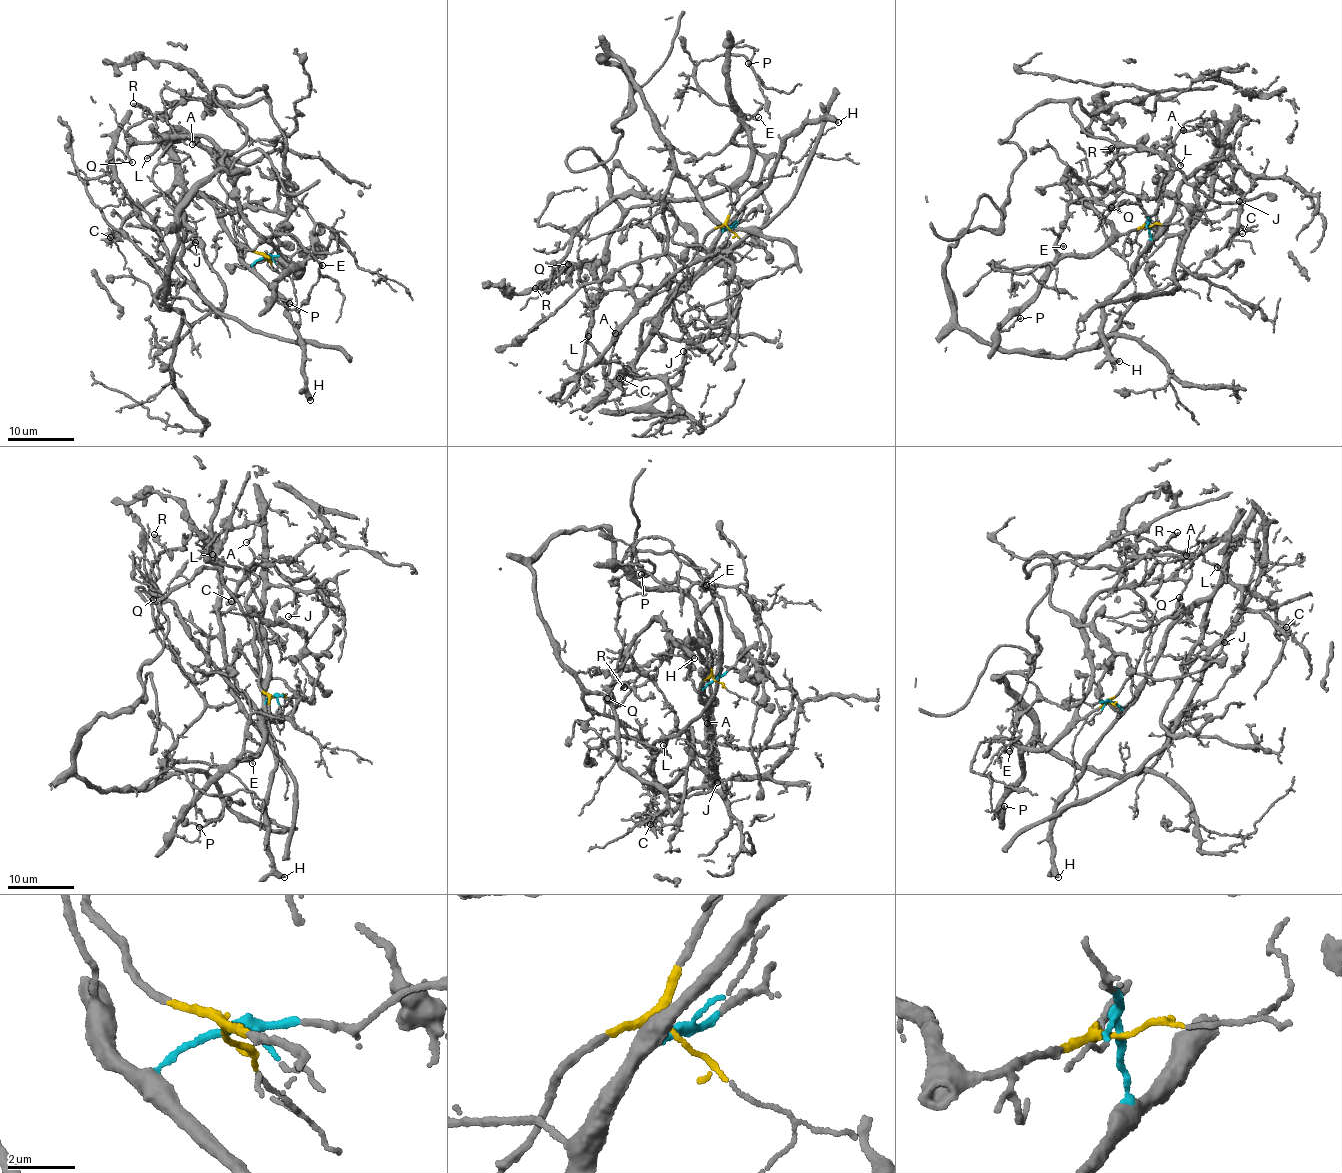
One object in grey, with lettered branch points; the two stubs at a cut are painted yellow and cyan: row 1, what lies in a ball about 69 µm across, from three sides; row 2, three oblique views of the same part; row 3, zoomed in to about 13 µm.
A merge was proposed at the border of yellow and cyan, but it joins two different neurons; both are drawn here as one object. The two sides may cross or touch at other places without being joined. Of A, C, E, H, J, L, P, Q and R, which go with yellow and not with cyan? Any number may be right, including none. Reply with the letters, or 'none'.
E, P, Q, R

